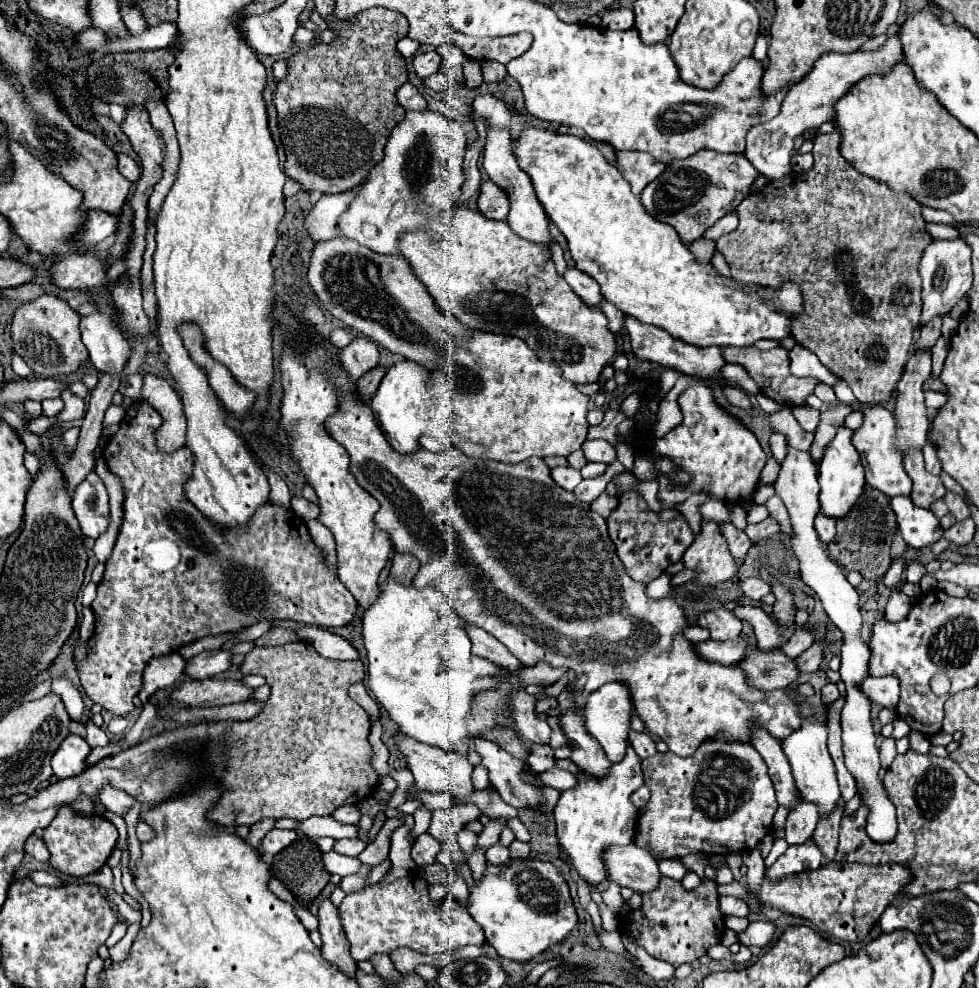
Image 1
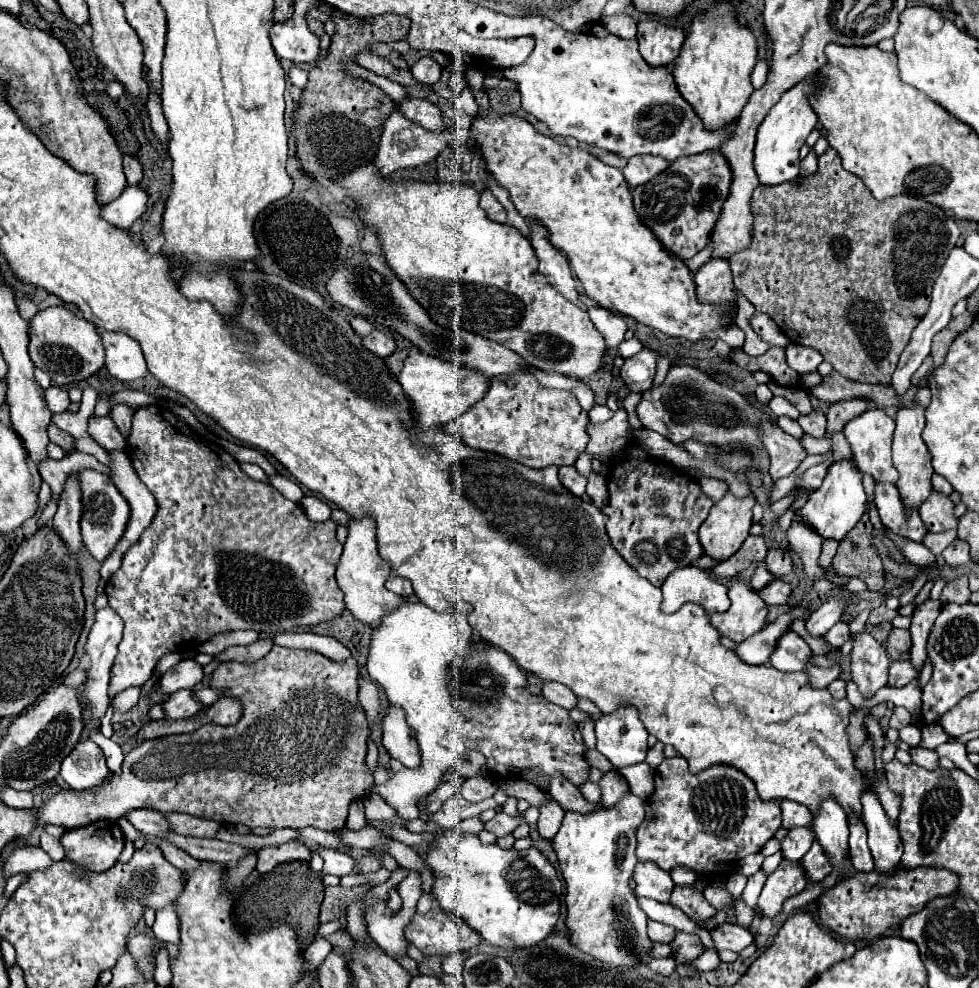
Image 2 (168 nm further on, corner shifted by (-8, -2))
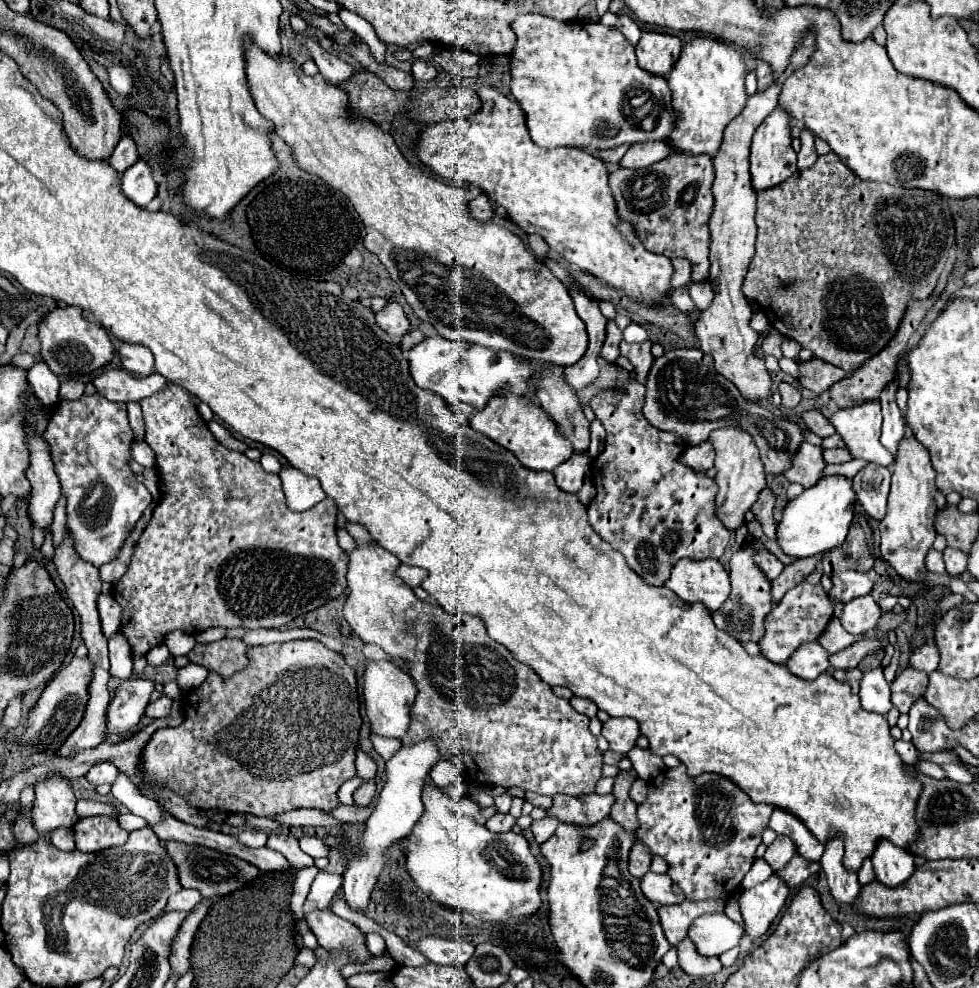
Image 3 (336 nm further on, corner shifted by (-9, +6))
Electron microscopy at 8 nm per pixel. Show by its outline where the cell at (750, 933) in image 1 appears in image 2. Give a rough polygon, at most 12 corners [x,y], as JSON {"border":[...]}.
{"border":[[714,928],[716,950],[740,952],[754,942],[746,928]]}

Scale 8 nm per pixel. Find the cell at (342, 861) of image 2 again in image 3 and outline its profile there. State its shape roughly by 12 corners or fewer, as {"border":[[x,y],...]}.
{"border":[[300,838],[311,858],[325,858],[329,848],[317,838]]}

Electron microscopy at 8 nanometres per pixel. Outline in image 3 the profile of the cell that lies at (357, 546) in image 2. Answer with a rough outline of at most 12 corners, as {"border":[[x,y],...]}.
{"border":[[349,554],[343,614],[419,692],[445,788],[593,794],[589,718],[487,634]]}

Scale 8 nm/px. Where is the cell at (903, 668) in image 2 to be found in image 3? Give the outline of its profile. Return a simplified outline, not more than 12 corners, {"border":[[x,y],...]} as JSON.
{"border":[[925,644],[911,652],[909,664],[923,672],[939,666],[939,650],[935,644]]}

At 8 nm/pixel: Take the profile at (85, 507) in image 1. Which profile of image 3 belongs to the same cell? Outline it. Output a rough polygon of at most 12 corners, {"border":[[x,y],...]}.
{"border":[[55,404],[49,444],[81,560],[115,560],[153,500],[125,404]]}

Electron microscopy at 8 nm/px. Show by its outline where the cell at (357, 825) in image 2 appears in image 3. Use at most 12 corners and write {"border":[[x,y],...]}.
{"border":[[363,782],[353,794],[355,802],[369,806],[375,796],[375,782]]}

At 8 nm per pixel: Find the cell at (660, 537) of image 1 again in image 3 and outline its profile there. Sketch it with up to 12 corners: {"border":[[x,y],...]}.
{"border":[[637,380],[589,402],[607,430],[591,528],[649,586],[721,558],[717,482],[679,462]]}

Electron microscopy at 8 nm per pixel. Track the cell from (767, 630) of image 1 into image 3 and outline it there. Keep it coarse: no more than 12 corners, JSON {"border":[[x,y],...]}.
{"border":[[803,644],[789,660],[791,674],[815,680],[829,670],[821,644]]}

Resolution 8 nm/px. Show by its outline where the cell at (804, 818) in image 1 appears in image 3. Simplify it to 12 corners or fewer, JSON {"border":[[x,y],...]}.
{"border":[[787,836],[767,846],[763,860],[781,870],[795,856]]}

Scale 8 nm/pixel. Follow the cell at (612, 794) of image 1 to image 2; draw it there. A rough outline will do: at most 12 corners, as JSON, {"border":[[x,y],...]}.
{"border":[[644,802],[566,810],[554,850],[572,942],[610,968],[648,958],[628,886]]}

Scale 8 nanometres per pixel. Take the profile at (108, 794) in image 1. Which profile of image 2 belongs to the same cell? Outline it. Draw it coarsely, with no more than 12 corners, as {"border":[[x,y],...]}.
{"border":[[132,810],[128,822],[140,832],[160,836],[168,822],[156,810]]}

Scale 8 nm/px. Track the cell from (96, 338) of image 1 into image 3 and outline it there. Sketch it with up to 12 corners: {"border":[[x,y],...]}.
{"border":[[121,344],[123,368],[131,374],[155,372],[153,354],[141,344]]}

